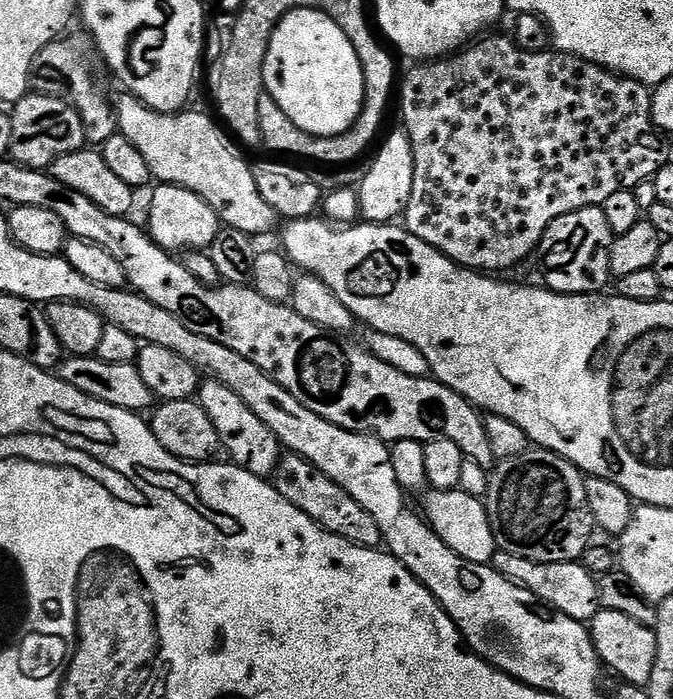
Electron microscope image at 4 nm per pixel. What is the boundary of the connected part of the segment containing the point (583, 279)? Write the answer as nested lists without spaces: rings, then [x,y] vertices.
[[[600,206],[574,210],[550,222],[538,249],[540,268],[544,271],[543,287],[567,296],[603,293],[612,276],[610,250],[613,239],[610,222],[606,222],[606,214]]]

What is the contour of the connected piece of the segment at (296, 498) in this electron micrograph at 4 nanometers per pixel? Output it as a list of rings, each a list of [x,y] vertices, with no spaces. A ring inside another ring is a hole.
[[[291,454],[281,455],[271,474],[270,482],[279,490],[282,498],[286,498],[286,502],[298,506],[302,514],[318,522],[318,526],[322,526],[327,532],[338,534],[363,548],[381,547],[378,522],[374,522],[374,518],[370,518],[370,514],[366,514],[366,510],[362,510],[362,506],[358,506],[358,502],[354,502],[354,498],[350,498],[350,494],[346,494],[342,486],[326,478],[326,474],[322,474],[322,470],[318,470],[318,466],[308,460]]]

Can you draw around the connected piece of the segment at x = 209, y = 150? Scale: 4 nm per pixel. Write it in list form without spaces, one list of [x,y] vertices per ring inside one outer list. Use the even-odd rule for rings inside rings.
[[[131,94],[123,95],[115,97],[114,100],[114,115],[119,135],[130,138],[130,142],[134,142],[136,149],[142,153],[142,158],[146,158],[146,166],[150,166],[153,181],[182,186],[186,190],[198,194],[212,207],[221,225],[244,232],[250,237],[264,236],[278,223],[276,211],[263,200],[262,194],[258,194],[258,185],[254,183],[252,164],[244,161],[224,141],[225,129],[215,119],[212,121],[204,112],[188,112],[189,110],[181,110],[177,113],[155,112],[153,108],[146,107],[138,97]]]

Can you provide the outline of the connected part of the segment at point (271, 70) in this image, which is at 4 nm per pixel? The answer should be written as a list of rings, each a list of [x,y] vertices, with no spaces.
[[[299,8],[293,12],[288,12],[277,22],[276,29],[270,38],[270,44],[266,50],[264,90],[267,99],[272,99],[269,101],[275,107],[280,108],[282,114],[286,114],[286,118],[290,118],[290,122],[294,122],[294,126],[298,126],[298,130],[306,130],[306,134],[314,134],[315,136],[340,136],[346,130],[350,130],[356,125],[356,119],[364,105],[364,75],[362,74],[362,66],[358,62],[358,54],[354,50],[354,46],[350,46],[350,38],[346,38],[346,34],[342,34],[342,30],[329,16],[313,8]]]

